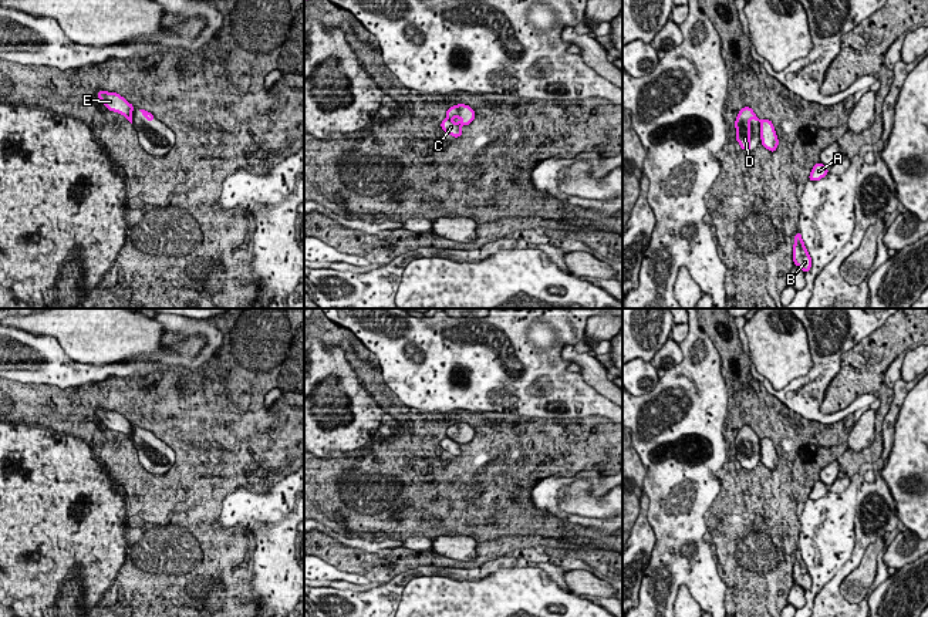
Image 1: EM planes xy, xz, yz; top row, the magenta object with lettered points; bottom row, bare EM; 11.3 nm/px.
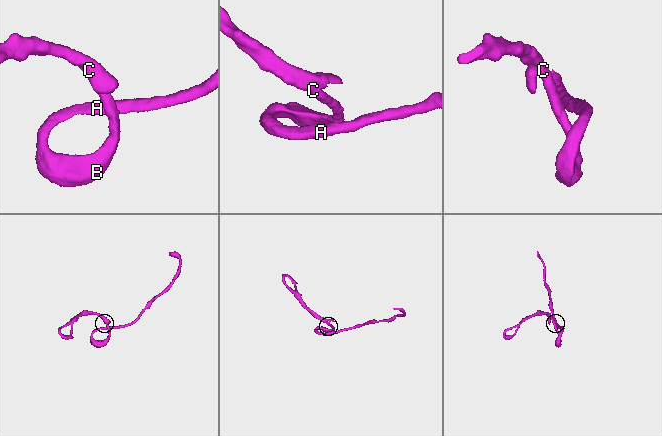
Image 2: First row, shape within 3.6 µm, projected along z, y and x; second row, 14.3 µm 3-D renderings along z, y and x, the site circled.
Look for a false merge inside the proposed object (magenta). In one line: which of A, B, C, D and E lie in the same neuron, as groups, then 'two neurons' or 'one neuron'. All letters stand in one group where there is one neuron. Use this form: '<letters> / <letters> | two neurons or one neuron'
A B C D E | one neuron

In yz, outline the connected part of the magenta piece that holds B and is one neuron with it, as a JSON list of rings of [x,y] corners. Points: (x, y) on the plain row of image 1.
[[[797,550],[794,554],[793,581],[799,584],[804,591],[807,591],[811,586],[811,576],[804,564],[800,550]]]

